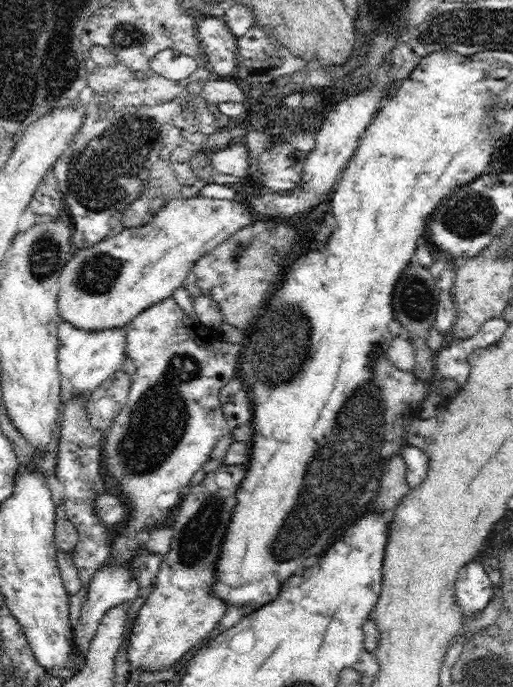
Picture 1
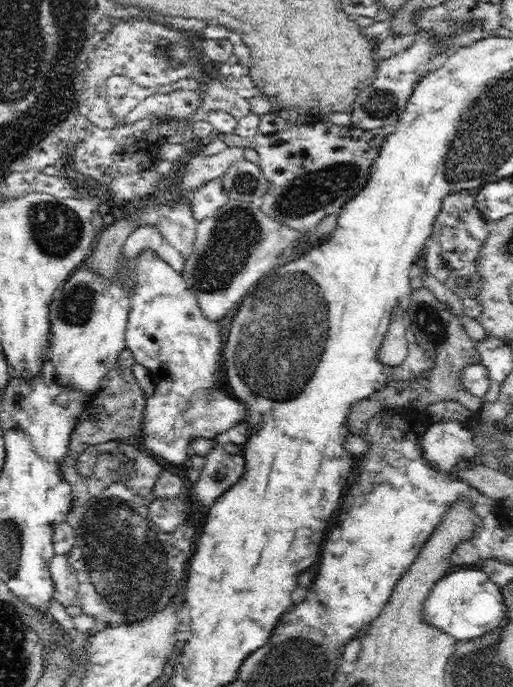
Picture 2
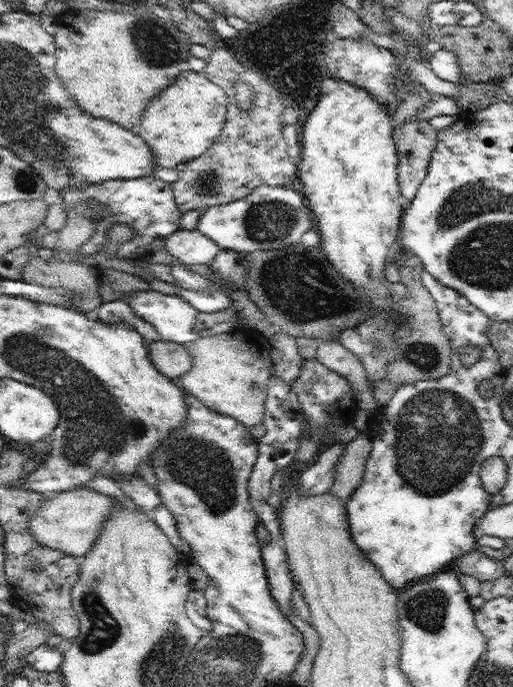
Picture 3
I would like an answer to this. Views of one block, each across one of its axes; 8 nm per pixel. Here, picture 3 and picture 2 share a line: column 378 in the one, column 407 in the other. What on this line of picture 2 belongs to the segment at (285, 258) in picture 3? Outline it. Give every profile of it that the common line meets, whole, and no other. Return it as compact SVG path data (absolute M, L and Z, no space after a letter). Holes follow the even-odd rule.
M424 286L413 290L410 307L405 314L407 326L416 336L418 346L426 356L433 358L432 368L421 372L414 380L389 382L366 400L354 402L348 418L348 430L352 435L363 436L367 422L381 411L407 408L409 402L415 399L420 400L420 403L426 407L446 400L456 401L471 411L478 411L482 407L482 400L468 393L460 381L460 374L466 366L480 364L480 353L476 350L475 341L464 331L460 317L446 304L438 301L436 296Z

